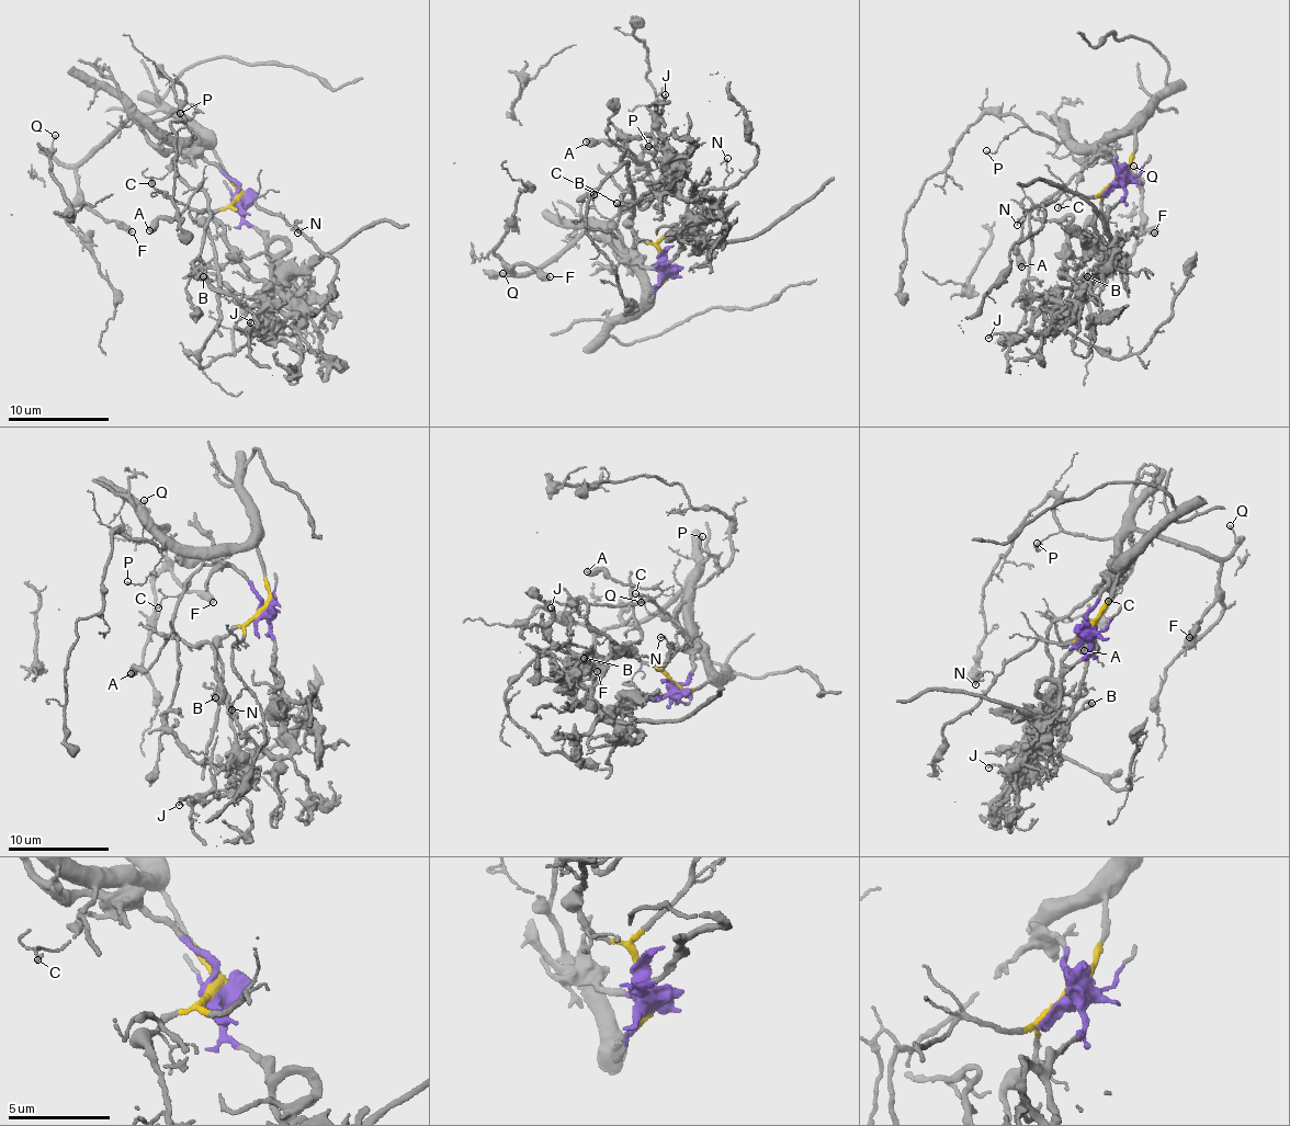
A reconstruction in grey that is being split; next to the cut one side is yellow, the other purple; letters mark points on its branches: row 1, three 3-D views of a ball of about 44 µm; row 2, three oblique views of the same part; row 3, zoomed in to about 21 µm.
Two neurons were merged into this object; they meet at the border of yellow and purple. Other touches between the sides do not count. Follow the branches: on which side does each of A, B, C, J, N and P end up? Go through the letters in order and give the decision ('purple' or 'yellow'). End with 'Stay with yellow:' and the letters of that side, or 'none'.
A: yellow
B: purple
C: yellow
J: purple
N: yellow
P: yellow
Stay with yellow: A, C, N, P

